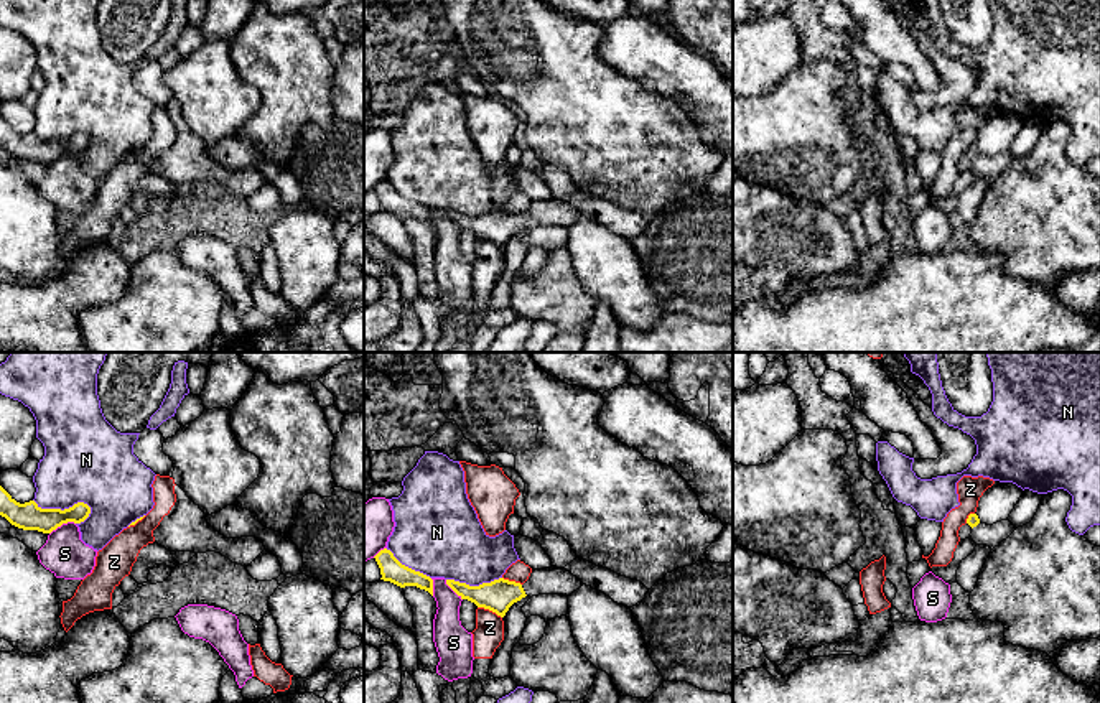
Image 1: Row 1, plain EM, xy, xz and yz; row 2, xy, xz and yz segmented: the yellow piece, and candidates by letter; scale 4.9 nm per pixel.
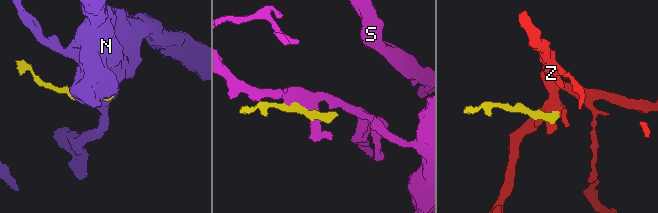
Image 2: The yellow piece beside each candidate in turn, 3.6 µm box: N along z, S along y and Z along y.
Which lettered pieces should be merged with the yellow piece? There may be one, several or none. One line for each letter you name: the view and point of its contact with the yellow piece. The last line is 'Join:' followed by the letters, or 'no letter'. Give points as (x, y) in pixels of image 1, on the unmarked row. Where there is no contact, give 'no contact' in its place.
Join: no letter

